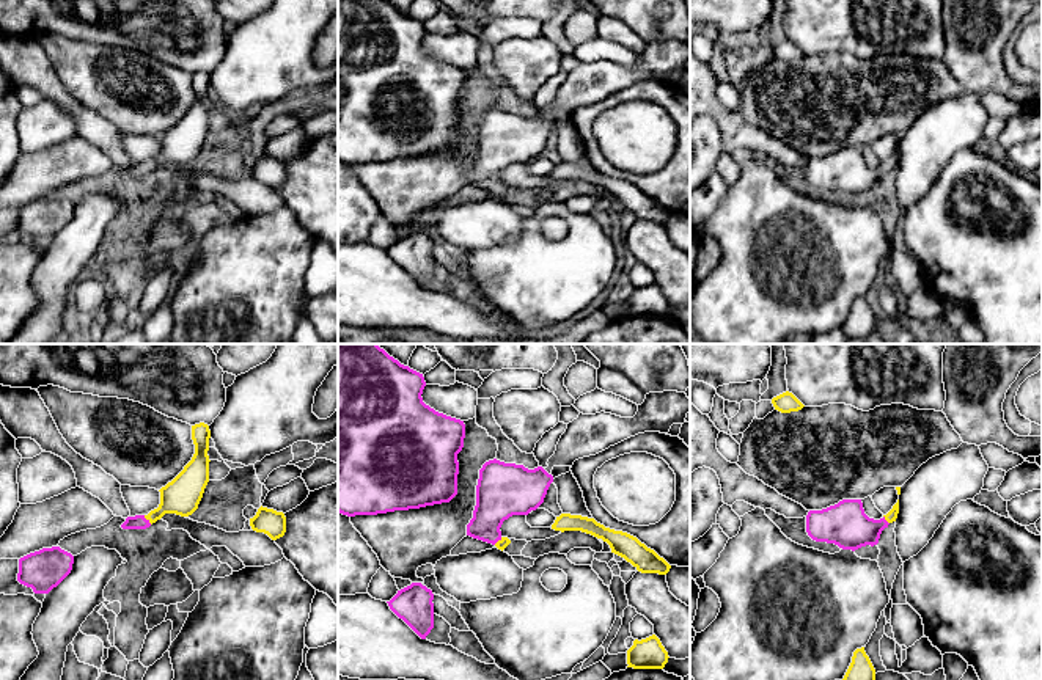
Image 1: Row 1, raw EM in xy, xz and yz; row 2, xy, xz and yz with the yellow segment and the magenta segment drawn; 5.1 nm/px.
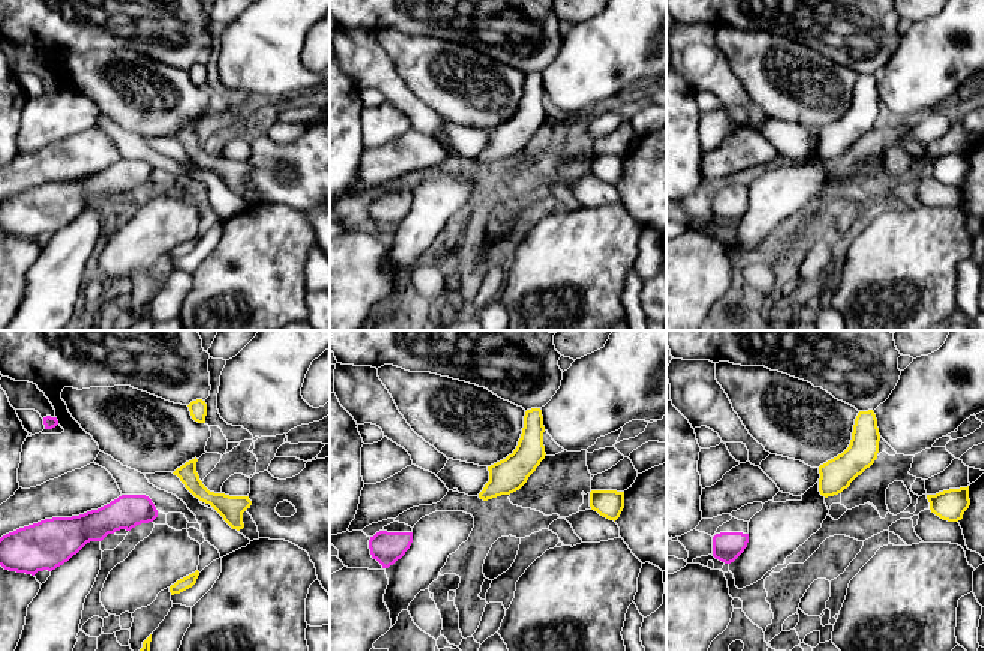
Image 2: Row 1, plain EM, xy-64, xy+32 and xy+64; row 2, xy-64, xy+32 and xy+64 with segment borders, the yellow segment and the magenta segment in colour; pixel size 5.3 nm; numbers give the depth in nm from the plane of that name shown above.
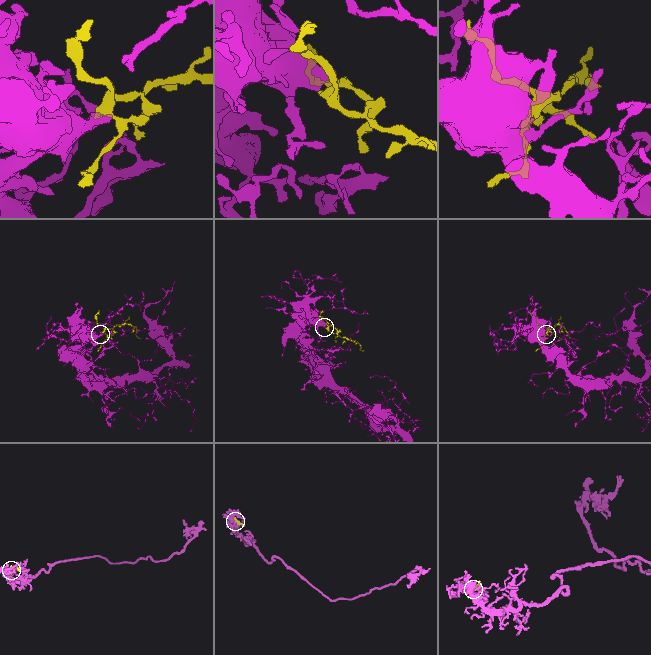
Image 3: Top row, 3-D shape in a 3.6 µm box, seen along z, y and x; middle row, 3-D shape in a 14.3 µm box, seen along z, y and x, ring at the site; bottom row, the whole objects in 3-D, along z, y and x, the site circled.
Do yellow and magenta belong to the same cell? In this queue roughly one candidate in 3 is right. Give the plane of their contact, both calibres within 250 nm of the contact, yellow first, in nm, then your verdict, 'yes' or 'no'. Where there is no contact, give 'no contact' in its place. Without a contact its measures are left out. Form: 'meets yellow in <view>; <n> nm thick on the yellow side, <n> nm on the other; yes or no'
meets yellow in xy; 190 nm thick on the yellow side, 80 nm on the other; yes

